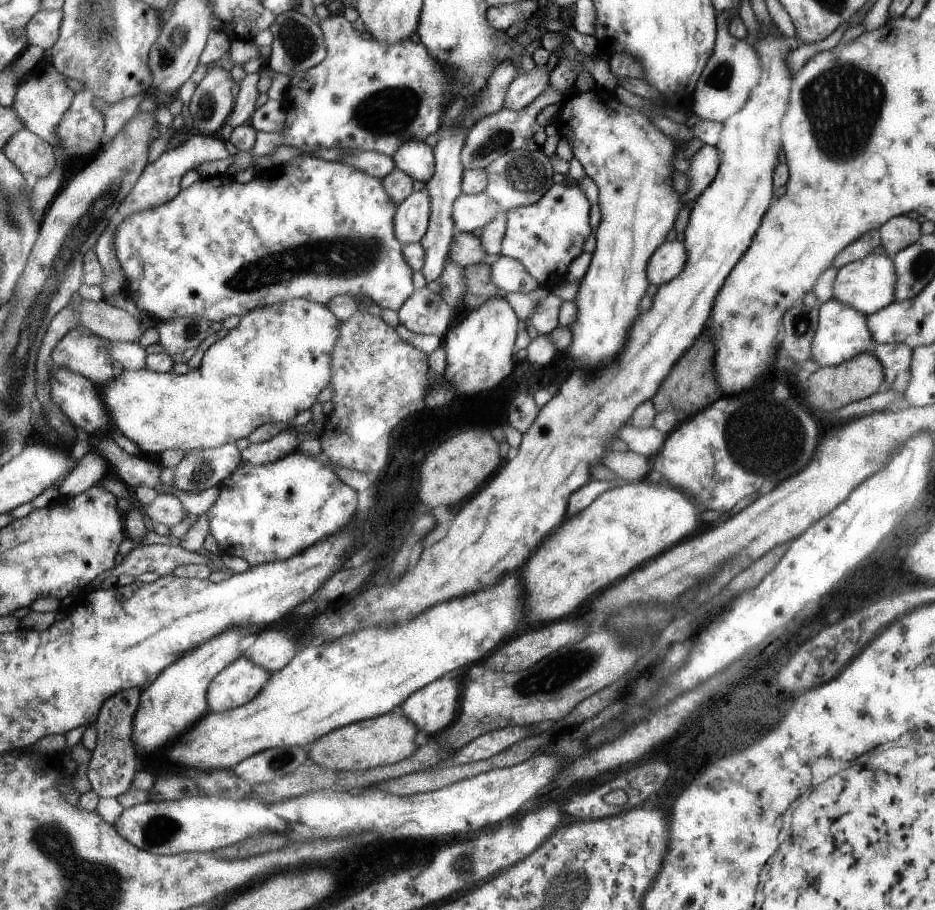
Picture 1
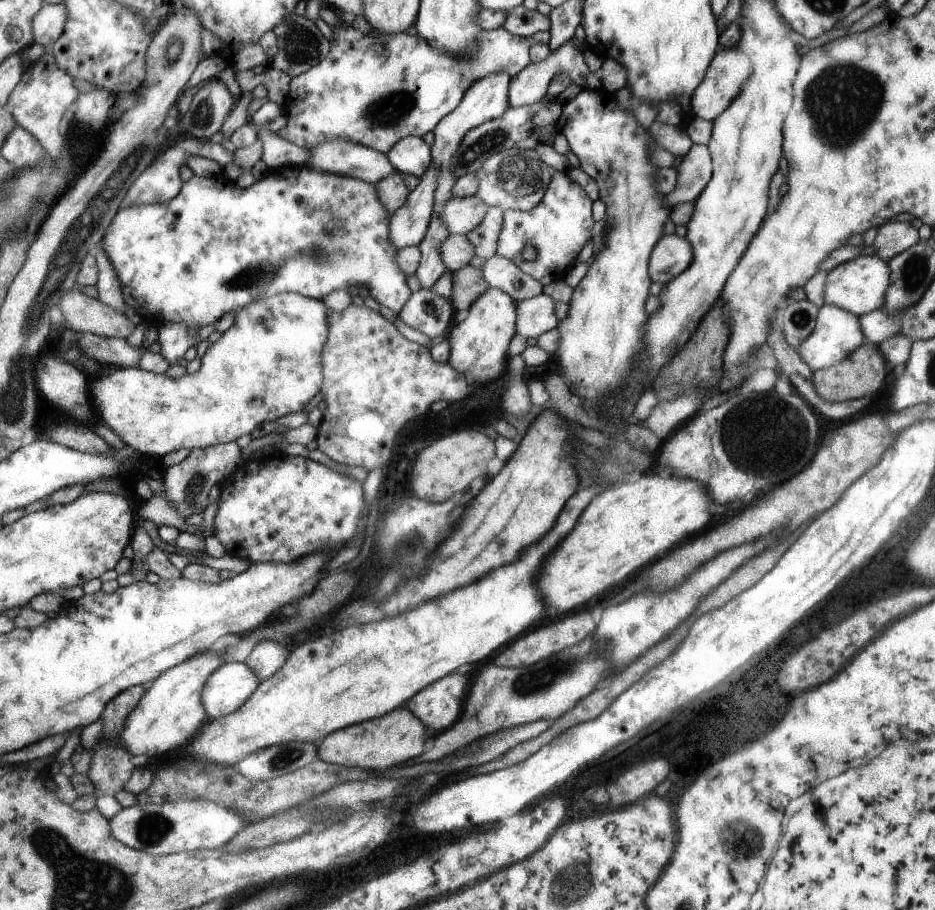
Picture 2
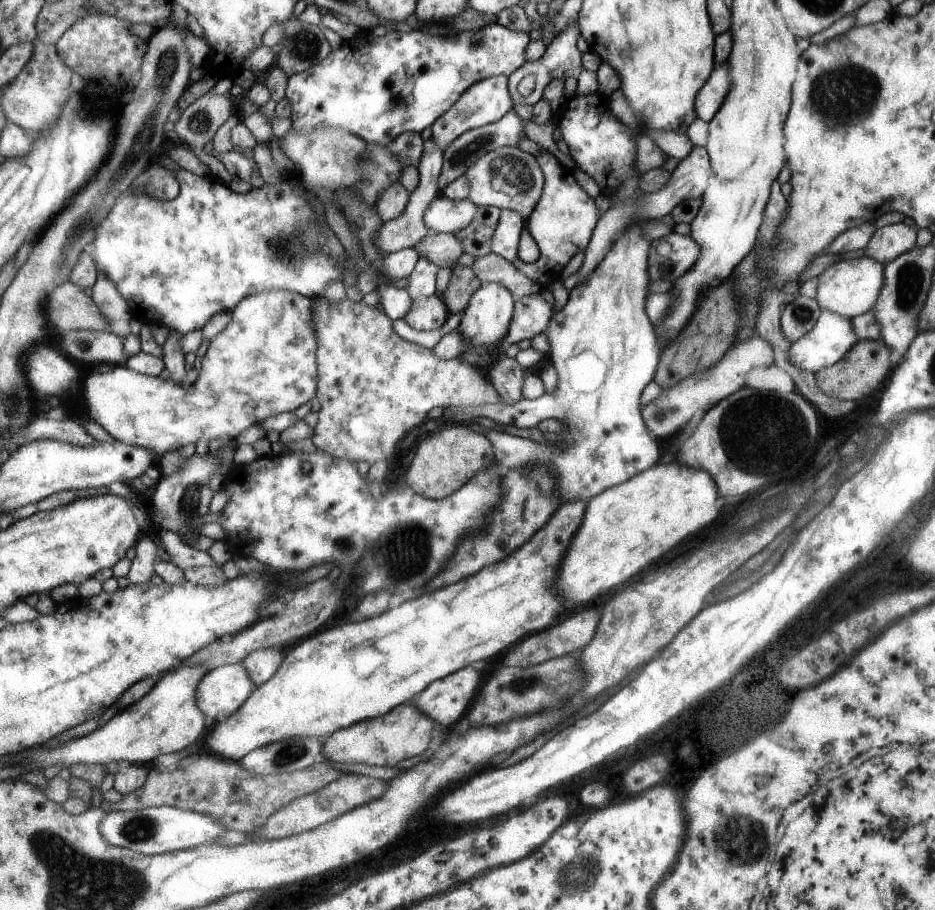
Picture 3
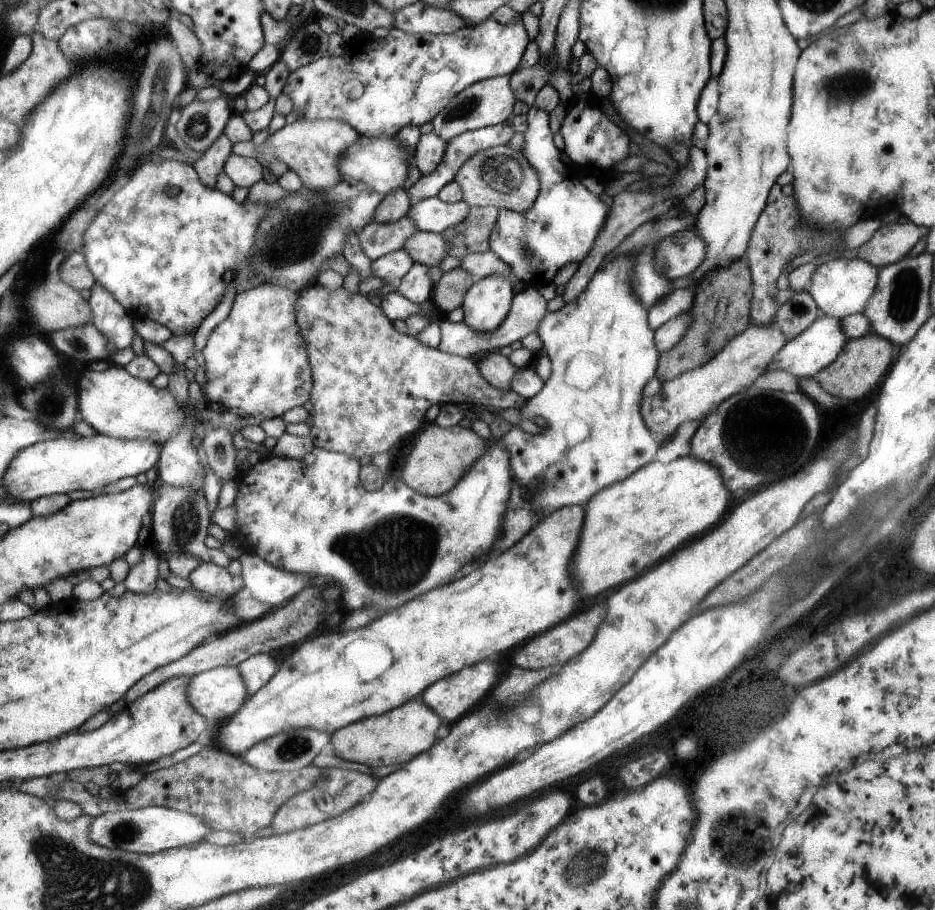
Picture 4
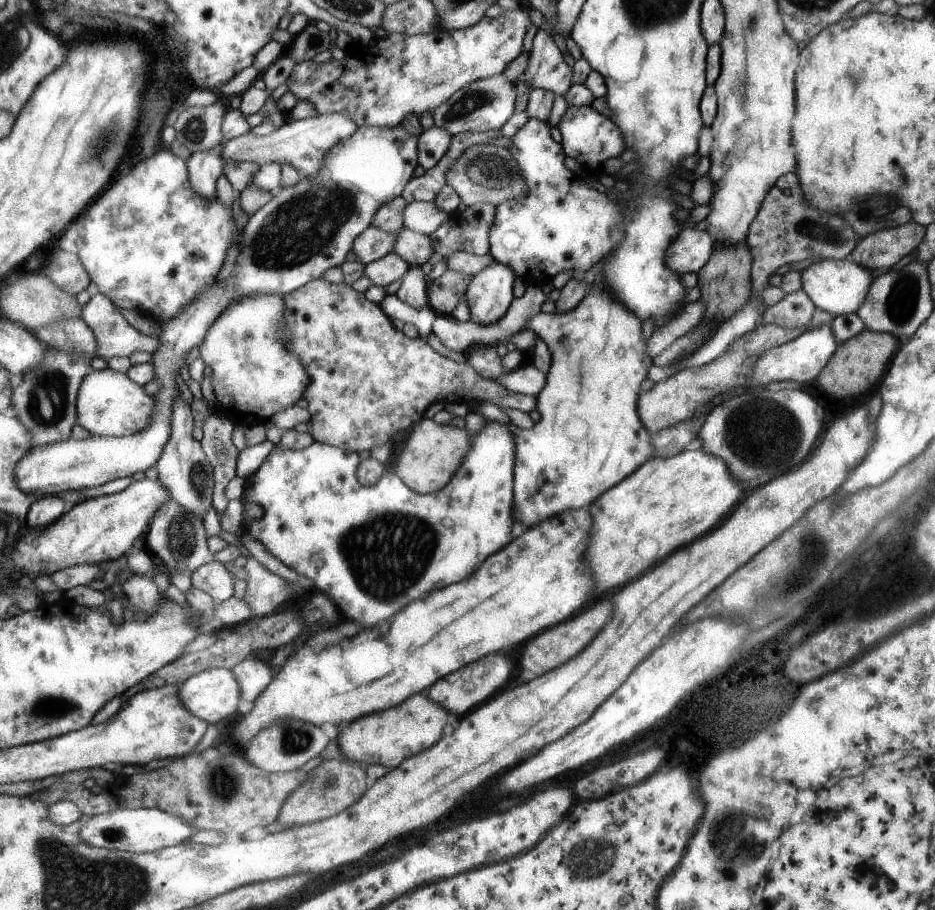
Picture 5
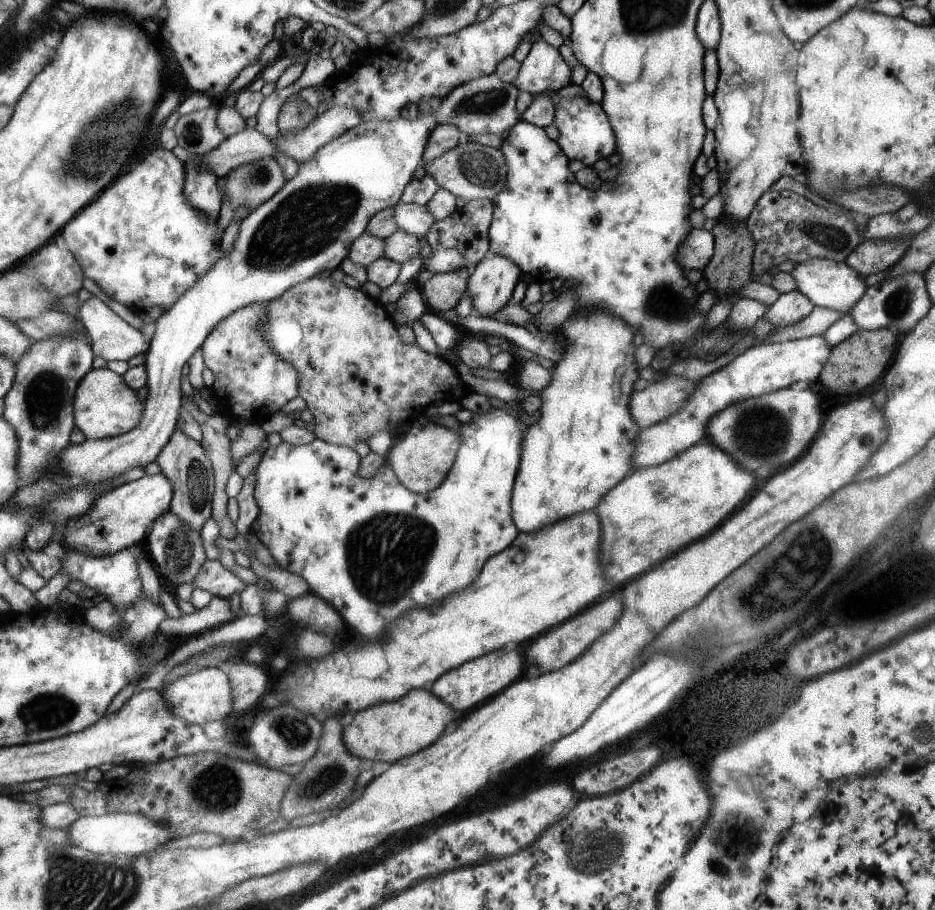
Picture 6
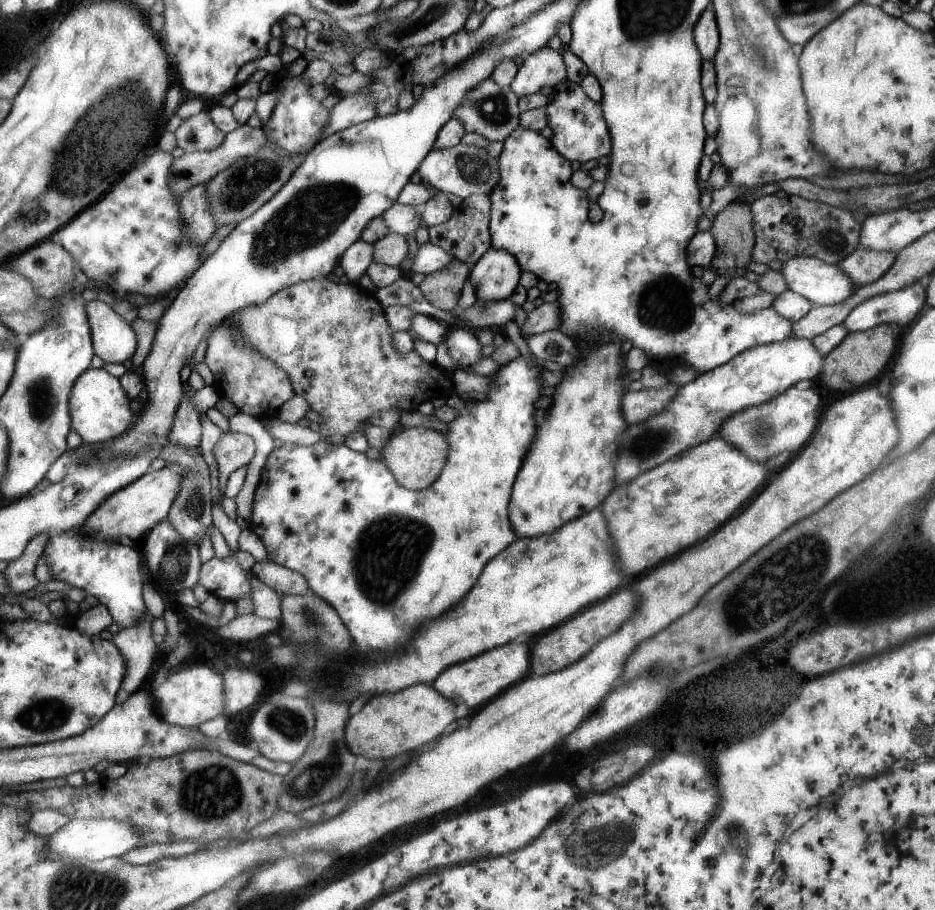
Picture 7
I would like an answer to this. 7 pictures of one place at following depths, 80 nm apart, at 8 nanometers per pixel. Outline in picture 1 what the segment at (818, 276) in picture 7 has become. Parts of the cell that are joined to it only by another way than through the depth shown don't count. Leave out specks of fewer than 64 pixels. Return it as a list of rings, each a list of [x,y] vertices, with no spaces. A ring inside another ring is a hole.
[[[869,253],[867,256],[847,263],[839,269],[833,282],[831,298],[847,303],[864,315],[877,313],[879,309],[895,300],[896,278],[897,274],[891,257]]]

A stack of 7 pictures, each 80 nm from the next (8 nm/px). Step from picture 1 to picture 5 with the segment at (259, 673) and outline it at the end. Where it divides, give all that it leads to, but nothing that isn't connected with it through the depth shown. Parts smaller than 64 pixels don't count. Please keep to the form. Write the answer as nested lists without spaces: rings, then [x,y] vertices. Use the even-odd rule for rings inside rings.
[[[217,667],[201,671],[181,685],[180,700],[191,714],[217,724],[233,715],[240,698],[238,682],[231,669]]]

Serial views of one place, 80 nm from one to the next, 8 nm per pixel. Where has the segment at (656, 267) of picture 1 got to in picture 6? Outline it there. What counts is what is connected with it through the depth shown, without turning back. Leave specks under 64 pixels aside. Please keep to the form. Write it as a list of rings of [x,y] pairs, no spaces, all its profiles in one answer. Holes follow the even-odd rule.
[[[704,229],[690,230],[687,238],[678,246],[674,261],[685,272],[703,270],[710,262],[714,250],[714,235]]]

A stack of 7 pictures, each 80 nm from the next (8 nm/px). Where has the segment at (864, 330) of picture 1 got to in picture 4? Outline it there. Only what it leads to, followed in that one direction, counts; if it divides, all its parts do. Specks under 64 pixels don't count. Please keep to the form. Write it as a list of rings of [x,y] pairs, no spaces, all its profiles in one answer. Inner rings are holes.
[[[820,314],[813,324],[809,325],[802,333],[784,343],[766,366],[766,370],[782,370],[794,376],[796,380],[805,377],[814,378],[819,370],[825,369],[830,362],[838,357],[848,340],[842,331],[842,325],[838,318]]]

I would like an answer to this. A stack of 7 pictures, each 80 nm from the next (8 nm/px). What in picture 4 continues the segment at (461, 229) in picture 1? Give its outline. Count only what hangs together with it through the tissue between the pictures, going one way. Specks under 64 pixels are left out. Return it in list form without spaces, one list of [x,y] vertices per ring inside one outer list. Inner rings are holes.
[[[435,196],[412,204],[407,216],[414,222],[417,230],[440,233],[447,227],[453,228],[464,221],[469,209],[470,206],[463,199],[447,204]]]

